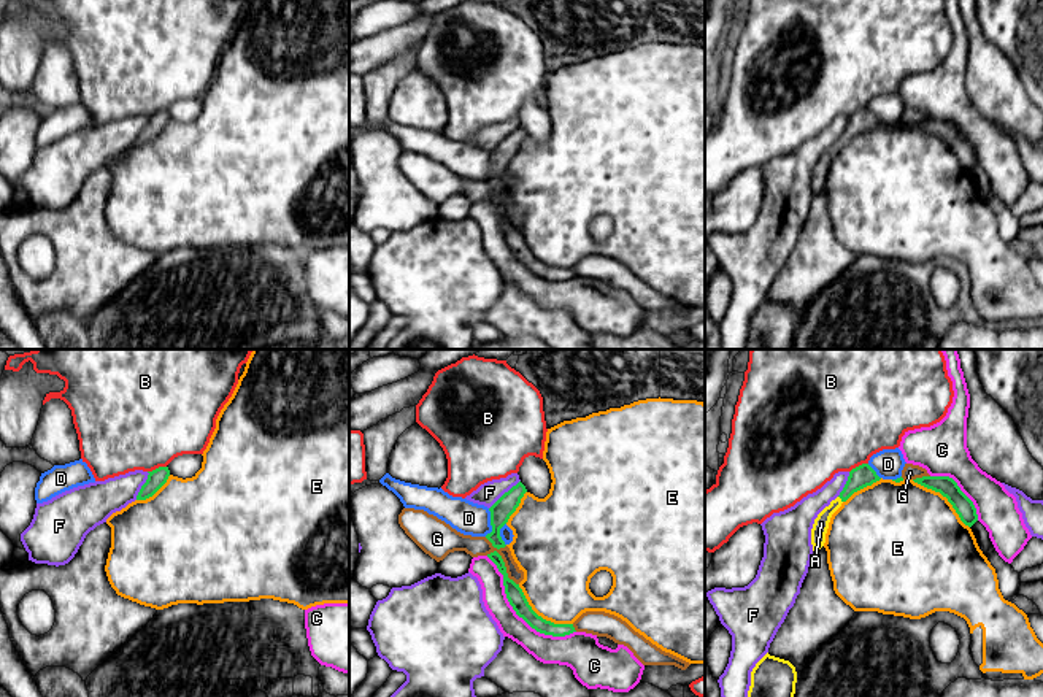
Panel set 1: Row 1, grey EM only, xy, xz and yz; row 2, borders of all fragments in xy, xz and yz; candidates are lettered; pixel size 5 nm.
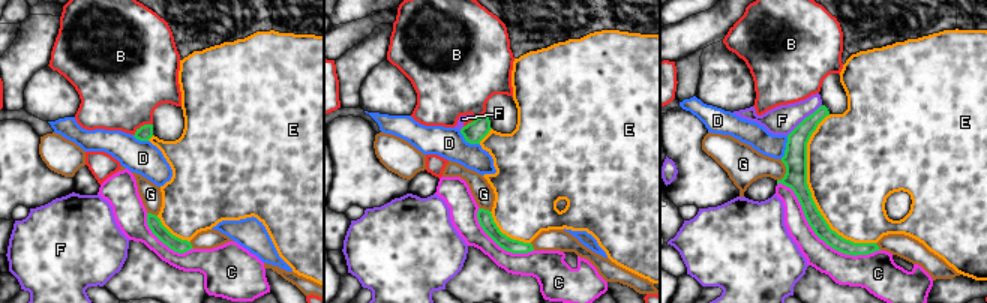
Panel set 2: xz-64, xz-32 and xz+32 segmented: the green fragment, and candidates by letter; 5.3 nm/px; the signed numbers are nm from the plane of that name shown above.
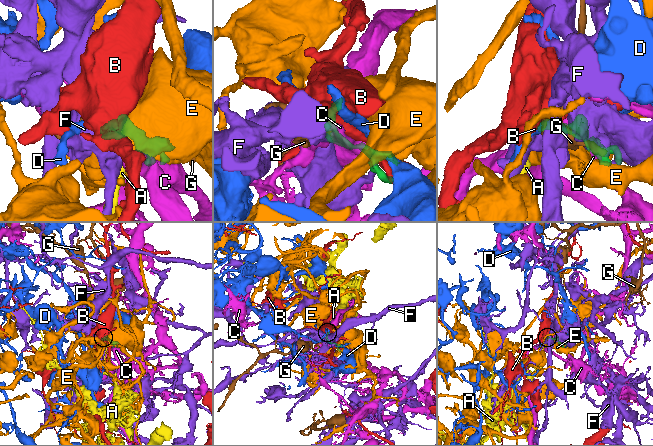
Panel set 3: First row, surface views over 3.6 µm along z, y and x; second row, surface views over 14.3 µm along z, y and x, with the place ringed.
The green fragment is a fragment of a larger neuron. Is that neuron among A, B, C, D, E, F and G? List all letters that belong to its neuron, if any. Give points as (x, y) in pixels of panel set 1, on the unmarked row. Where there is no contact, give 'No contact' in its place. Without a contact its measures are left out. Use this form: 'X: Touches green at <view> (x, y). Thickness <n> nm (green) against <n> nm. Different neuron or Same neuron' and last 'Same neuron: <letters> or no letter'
A: Touches green at yz (840, 142). Thickness 120 nm (green) against 80 nm. Same neuron
B: Touches green at xy (156, 113). Thickness 90 nm (green) against 480 nm. Different neuron
C: Touches green at xz (518, 259). Thickness 90 nm (green) against 140 nm. Different neuron
D: Touches green at xz (491, 167). Thickness 110 nm (green) against 170 nm. Different neuron
E: Touches green at xz (540, 261). Thickness 90 nm (green) against 340 nm. Different neuron
F: Touches green at xz (504, 138). Thickness 110 nm (green) against 110 nm. Different neuron
G: Touches green at xz (504, 207). Thickness 90 nm (green) against 100 nm. Different neuron
Same neuron: A

